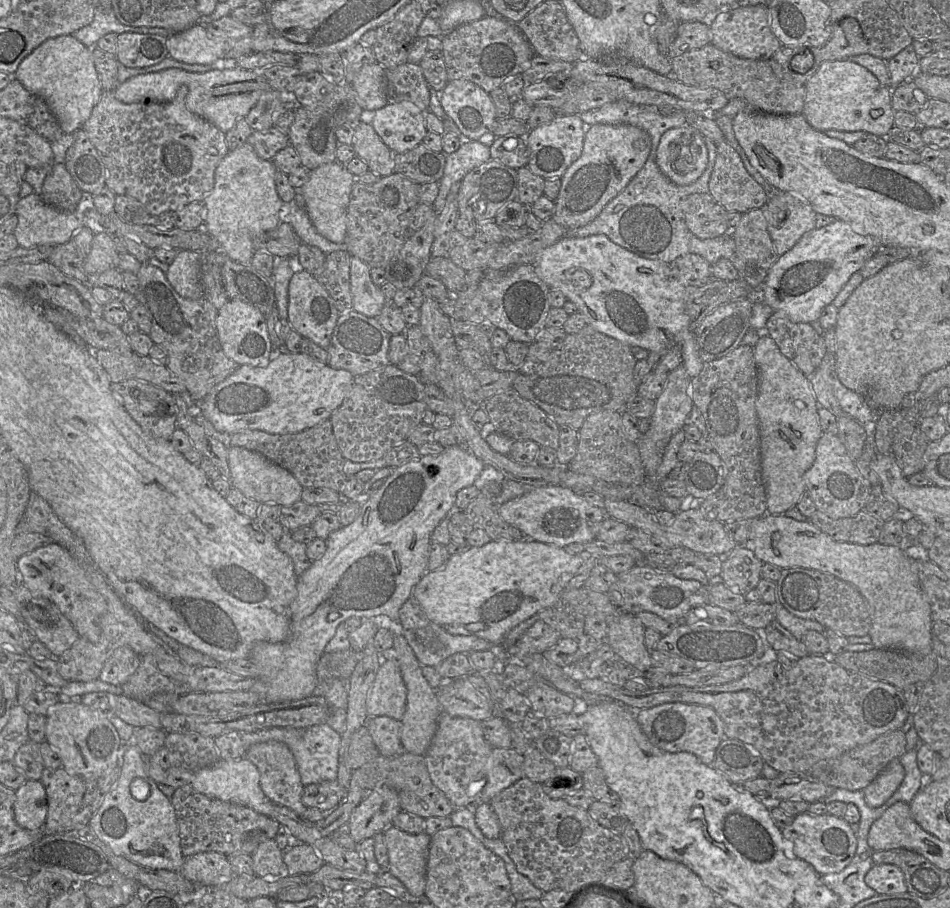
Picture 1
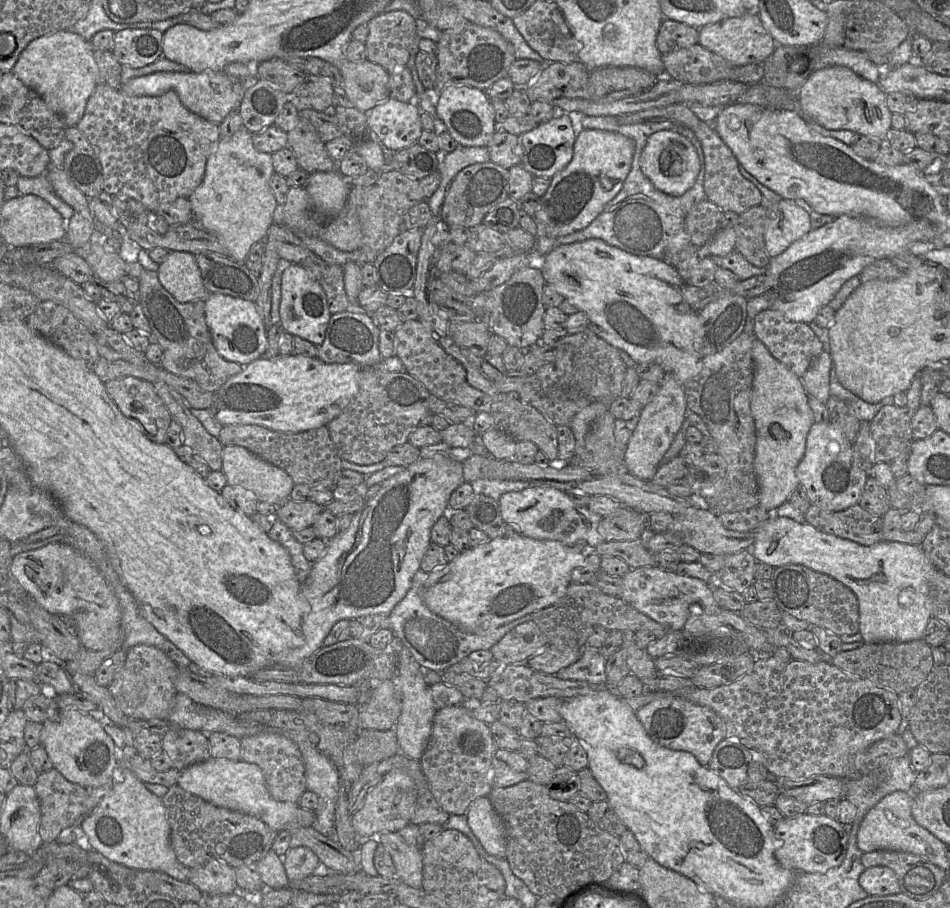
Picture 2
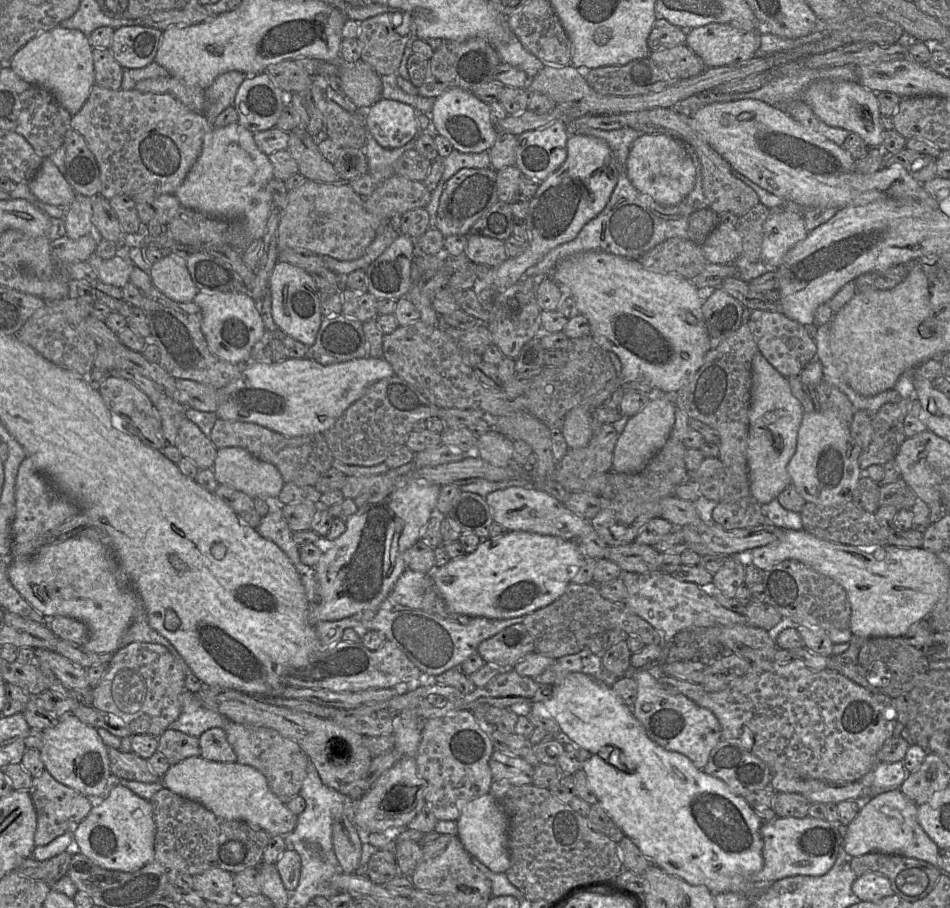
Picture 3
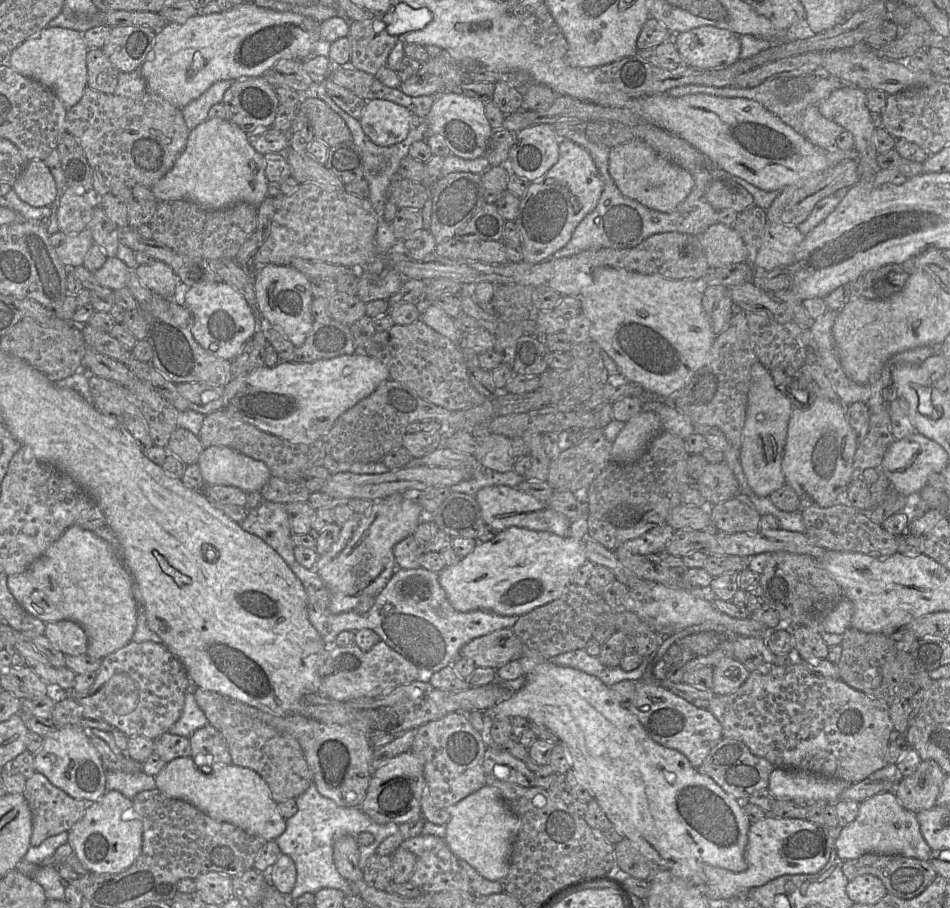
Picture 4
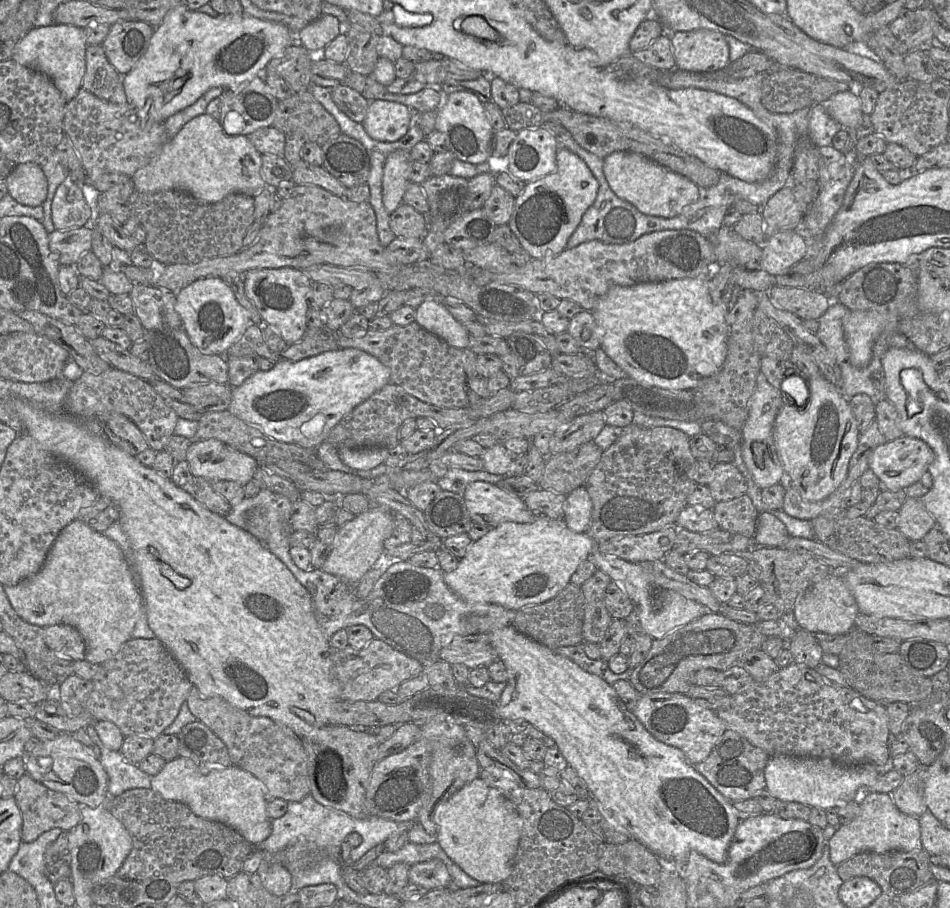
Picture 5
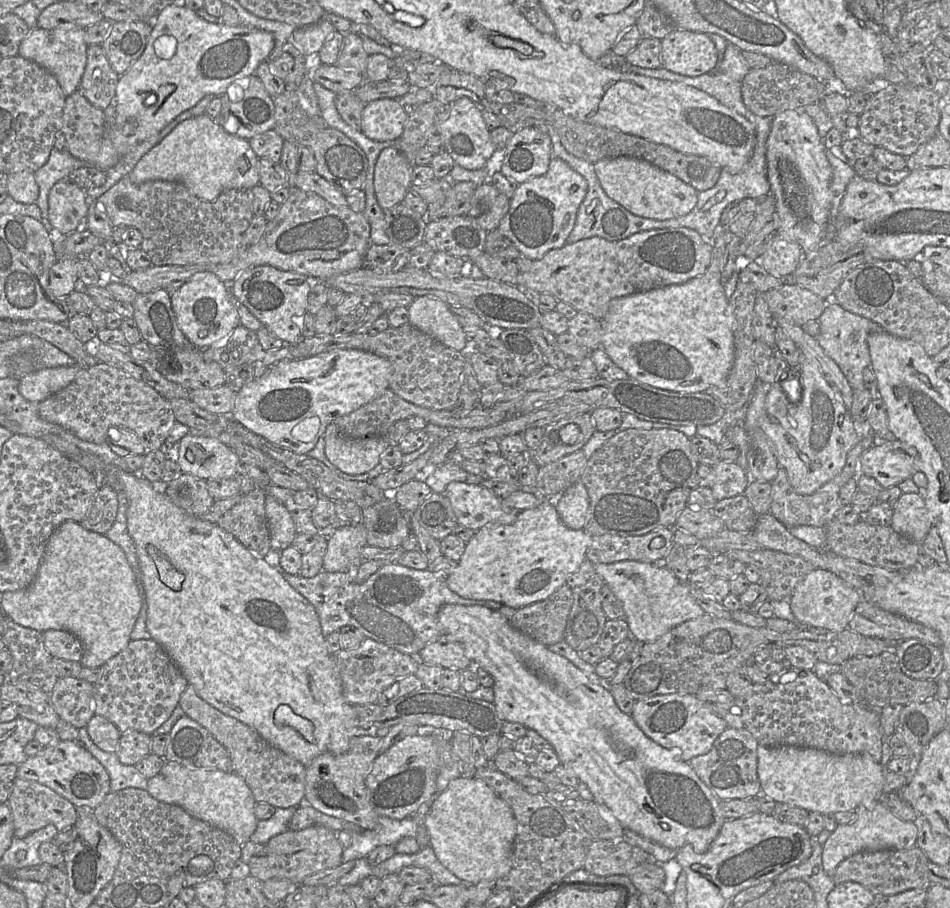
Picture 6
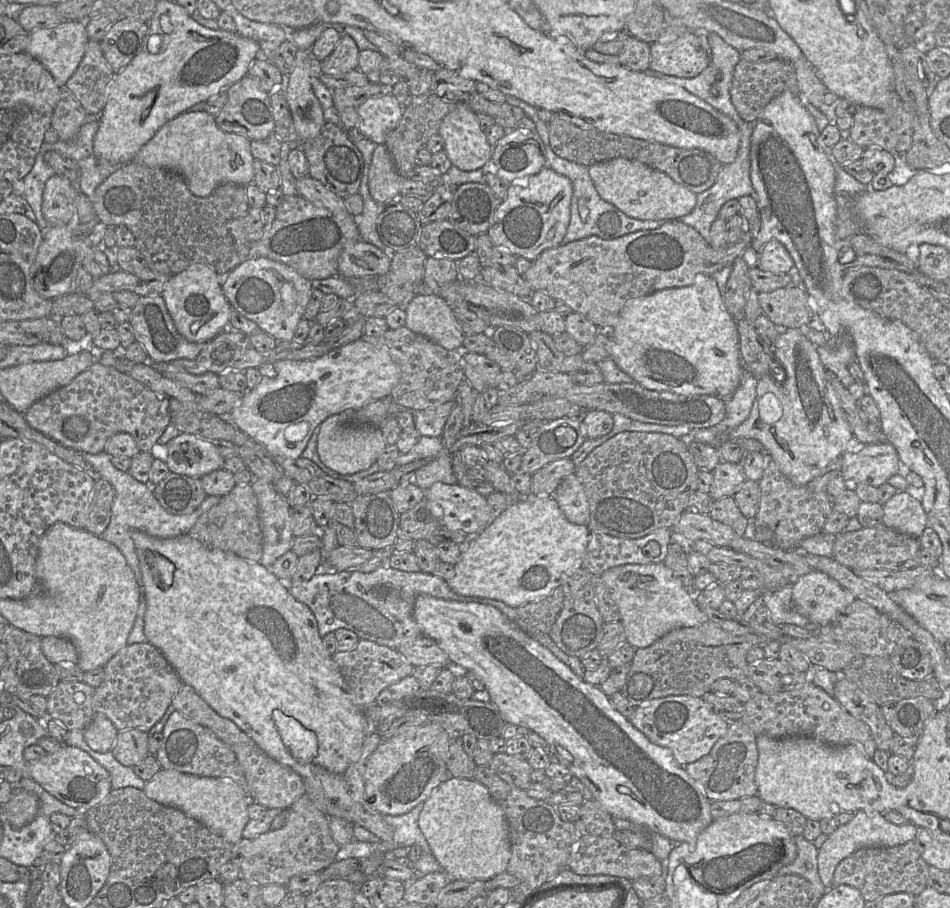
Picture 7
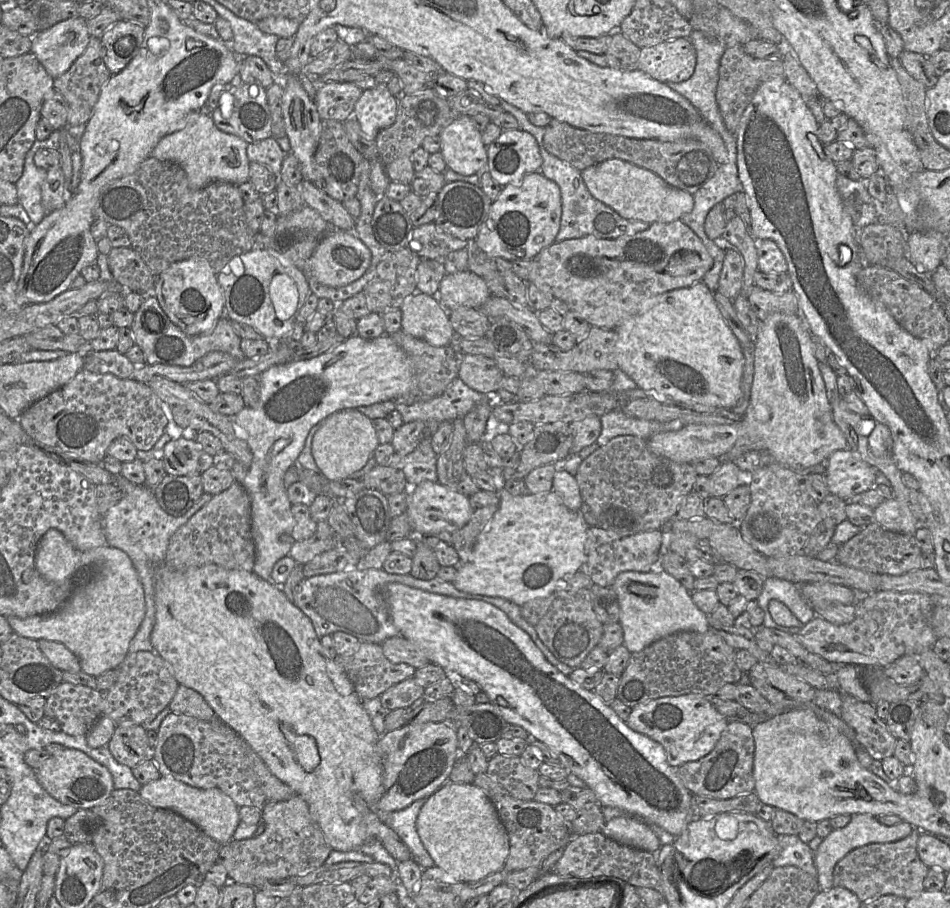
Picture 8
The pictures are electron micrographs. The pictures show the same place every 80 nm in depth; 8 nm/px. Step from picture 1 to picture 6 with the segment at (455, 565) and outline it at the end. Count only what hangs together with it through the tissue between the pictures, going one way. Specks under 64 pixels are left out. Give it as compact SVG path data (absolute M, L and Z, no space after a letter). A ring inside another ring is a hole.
M544 497L535 508L519 512L511 524L491 523L476 531L467 543L457 567L446 577L448 588L465 599L496 601L518 610L548 598L564 585L568 576L576 572L587 560L586 553L592 535L586 529L568 528L557 512L555 499Z

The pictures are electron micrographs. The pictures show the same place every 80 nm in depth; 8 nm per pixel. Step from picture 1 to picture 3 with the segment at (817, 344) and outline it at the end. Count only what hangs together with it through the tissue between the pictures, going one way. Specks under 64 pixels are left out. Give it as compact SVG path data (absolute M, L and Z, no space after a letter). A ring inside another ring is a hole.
M751 310L748 323L758 352L784 377L799 376L803 368L816 357L816 343L806 327L780 310Z

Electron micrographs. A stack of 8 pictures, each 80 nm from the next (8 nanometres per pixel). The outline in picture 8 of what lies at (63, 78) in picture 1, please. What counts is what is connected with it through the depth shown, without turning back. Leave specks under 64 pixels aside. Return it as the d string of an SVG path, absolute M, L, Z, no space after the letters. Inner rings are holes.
M81 17L70 18L35 34L32 37L31 52L55 79L83 54L90 37L87 20Z

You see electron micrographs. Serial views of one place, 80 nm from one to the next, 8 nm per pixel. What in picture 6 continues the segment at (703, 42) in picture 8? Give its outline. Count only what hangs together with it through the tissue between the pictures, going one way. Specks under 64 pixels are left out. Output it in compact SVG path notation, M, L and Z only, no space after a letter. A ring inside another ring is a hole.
M728 41L726 46L724 57L721 62L718 61L717 66L709 73L702 74L696 77L684 76L673 73L663 68L647 69L636 66L629 66L629 72L637 73L639 75L657 78L662 80L668 80L672 82L682 83L687 86L697 88L710 96L716 98L721 104L734 110L738 114L744 116L749 122L751 122L757 128L756 141L765 142L770 131L772 117L760 117L753 114L744 104L741 95L742 81L746 74L752 69L746 61L742 58L742 50Z

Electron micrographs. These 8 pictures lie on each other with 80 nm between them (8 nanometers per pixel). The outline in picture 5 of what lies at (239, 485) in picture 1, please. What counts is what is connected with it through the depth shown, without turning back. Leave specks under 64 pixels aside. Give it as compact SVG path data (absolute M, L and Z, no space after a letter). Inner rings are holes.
M216 439L192 442L185 461L194 477L234 481L242 486L253 479L259 467L253 457Z

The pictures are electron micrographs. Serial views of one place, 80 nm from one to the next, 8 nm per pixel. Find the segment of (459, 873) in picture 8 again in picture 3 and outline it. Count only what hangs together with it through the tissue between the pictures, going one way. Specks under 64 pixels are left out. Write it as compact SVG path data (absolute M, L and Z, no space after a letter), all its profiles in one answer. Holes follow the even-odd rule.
M487 793L465 803L456 822L457 836L470 856L476 858L494 873L506 873L510 867L509 820L496 799L490 793Z

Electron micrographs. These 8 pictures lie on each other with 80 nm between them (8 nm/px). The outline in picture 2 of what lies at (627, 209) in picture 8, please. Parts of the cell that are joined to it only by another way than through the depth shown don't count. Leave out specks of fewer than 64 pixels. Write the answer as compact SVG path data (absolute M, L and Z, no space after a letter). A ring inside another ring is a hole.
M662 130L648 137L641 154L640 167L656 189L670 196L681 196L694 185L700 161L695 147L686 137L674 131Z

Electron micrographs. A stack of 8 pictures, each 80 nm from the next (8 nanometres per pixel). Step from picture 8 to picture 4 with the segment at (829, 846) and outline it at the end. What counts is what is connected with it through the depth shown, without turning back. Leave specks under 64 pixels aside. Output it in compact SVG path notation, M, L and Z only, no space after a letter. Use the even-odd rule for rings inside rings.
M894 791L875 794L859 803L858 814L849 824L842 827L839 836L835 839L834 847L842 860L860 857L865 853L878 853L885 855L903 855L930 861L933 851L923 838L916 813L905 809L897 799Z

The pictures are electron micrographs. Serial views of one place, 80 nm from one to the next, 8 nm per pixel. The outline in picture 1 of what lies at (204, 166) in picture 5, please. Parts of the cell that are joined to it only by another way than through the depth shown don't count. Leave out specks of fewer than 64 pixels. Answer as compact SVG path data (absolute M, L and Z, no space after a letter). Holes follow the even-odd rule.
M249 142L229 151L215 170L213 190L202 202L206 208L206 217L202 228L217 241L219 250L236 263L251 266L255 252L253 249L254 239L280 224L279 211L283 201L275 186L276 171L272 161L259 158Z

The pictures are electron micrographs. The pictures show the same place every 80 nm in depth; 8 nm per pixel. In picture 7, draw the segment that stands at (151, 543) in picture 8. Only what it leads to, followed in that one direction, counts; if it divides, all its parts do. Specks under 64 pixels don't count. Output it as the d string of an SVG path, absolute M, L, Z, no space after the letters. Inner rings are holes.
M106 451L98 454L79 452L101 475L103 480L108 481L114 488L115 498L111 507L111 518L106 530L100 535L101 538L113 545L124 555L128 565L133 570L136 580L141 587L140 604L138 607L137 618L128 636L127 644L146 643L148 639L144 632L144 618L147 611L147 601L142 591L142 573L139 558L135 549L131 532L134 530L142 531L150 536L168 539L175 538L188 531L194 526L198 518L215 506L220 497L207 495L200 506L190 514L172 515L168 513L157 501L152 488L148 483L144 484L134 479L128 472L118 470L112 464L112 457Z

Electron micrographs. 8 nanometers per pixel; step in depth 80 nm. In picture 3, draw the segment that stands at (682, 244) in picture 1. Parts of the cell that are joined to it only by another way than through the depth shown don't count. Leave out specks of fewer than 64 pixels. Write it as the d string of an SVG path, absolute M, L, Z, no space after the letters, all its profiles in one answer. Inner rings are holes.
M683 143L696 168L696 181L692 191L677 205L664 206L649 195L638 191L622 168L617 184L605 208L588 223L571 241L563 243L548 252L535 266L527 269L524 277L547 277L563 259L586 251L604 251L615 255L639 259L646 252L670 238L689 239L689 216L709 204L703 192L702 165L692 146Z

